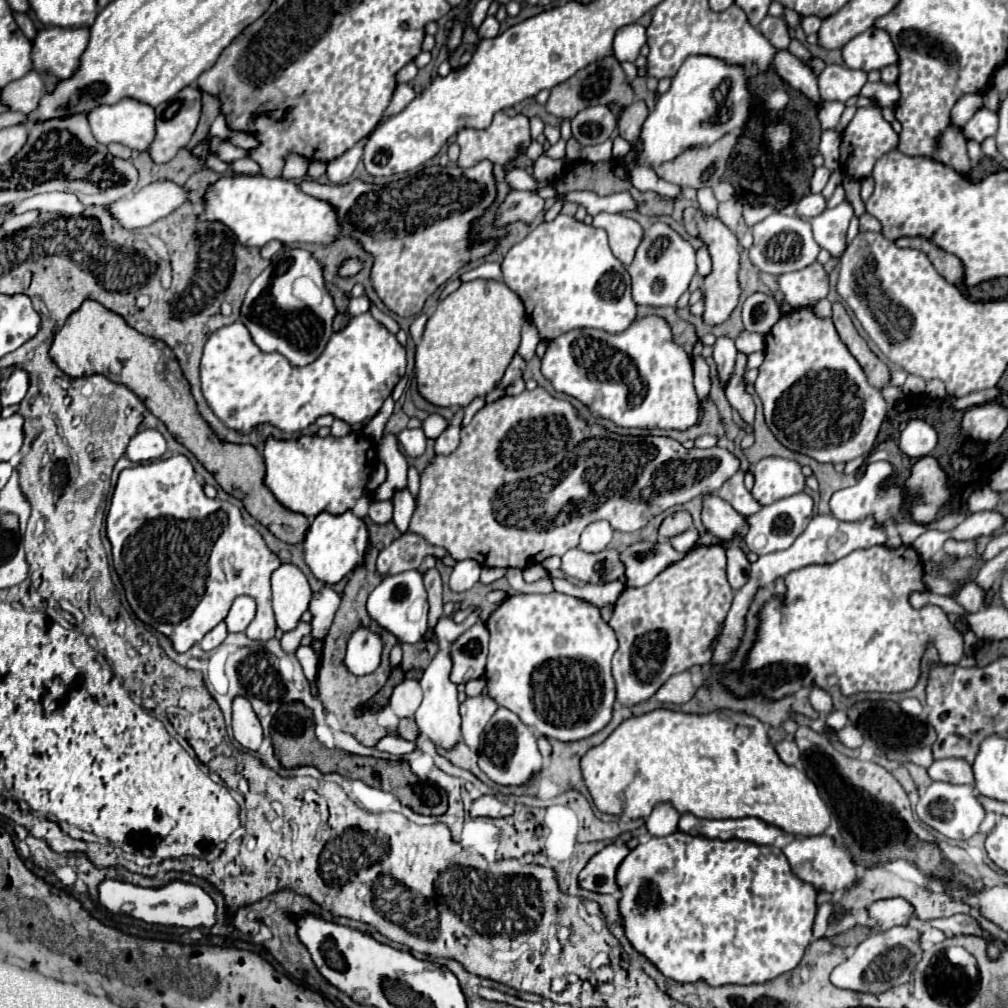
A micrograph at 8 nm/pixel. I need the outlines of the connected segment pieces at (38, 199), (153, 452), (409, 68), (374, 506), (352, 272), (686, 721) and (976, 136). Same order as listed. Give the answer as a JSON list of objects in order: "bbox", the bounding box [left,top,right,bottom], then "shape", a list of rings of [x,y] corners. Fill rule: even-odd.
[{"bbox":[12,192,88,214],"shape":[[[52,192],[52,194],[36,194],[12,208],[12,214],[22,214],[26,210],[40,210],[40,212],[52,212],[52,214],[82,214],[88,206],[78,200],[76,194],[70,192]]]},{"bbox":[126,430,166,464],"shape":[[[142,430],[138,432],[126,450],[128,460],[140,464],[140,462],[152,462],[162,458],[166,452],[166,440],[158,430]]]},{"bbox":[396,62,418,84],"shape":[[[410,62],[410,64],[406,64],[406,66],[396,74],[396,84],[410,82],[412,78],[416,78],[416,74],[418,74],[418,68],[416,68],[414,62]]]},{"bbox":[368,500,393,524],"shape":[[[390,500],[370,502],[370,508],[368,508],[368,518],[374,522],[374,524],[386,524],[390,521],[390,516],[393,513],[393,505]]]},{"bbox":[338,258,364,278],"shape":[[[346,258],[340,262],[340,268],[338,268],[338,276],[340,278],[352,278],[356,276],[358,272],[362,272],[364,264],[360,258]]]},{"bbox":[580,710,832,838],"shape":[[[652,710],[648,714],[642,716],[634,716],[624,720],[602,744],[590,748],[586,752],[586,756],[580,762],[582,766],[582,774],[586,780],[586,788],[596,804],[596,808],[600,812],[606,814],[614,814],[614,816],[628,816],[630,820],[646,820],[650,816],[650,812],[654,810],[656,804],[662,802],[670,802],[678,814],[694,814],[696,818],[762,818],[762,822],[778,826],[782,832],[792,834],[792,836],[802,836],[802,838],[810,838],[810,836],[822,836],[826,832],[826,828],[830,826],[832,820],[832,810],[828,808],[828,804],[820,798],[816,784],[806,776],[804,770],[800,770],[798,766],[788,766],[780,760],[780,756],[776,754],[774,746],[768,740],[768,726],[762,724],[756,718],[750,718],[746,714],[738,714],[738,712],[730,712],[730,710],[720,710],[720,712],[712,712],[712,714],[704,714],[704,716],[696,716],[696,714],[682,714],[682,712],[670,712],[670,710]]]},{"bbox":[962,108,998,144],"shape":[[[980,108],[962,128],[966,140],[974,140],[982,144],[986,138],[994,136],[998,130],[998,116],[986,108]]]}]

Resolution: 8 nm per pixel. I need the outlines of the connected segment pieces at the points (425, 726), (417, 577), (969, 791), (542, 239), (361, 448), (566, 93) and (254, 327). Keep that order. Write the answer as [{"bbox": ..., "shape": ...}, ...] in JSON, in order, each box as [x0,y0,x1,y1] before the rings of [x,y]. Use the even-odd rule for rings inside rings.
[{"bbox":[416,646,460,748],"shape":[[[442,646],[430,666],[424,670],[424,676],[420,680],[424,700],[420,708],[416,710],[416,724],[420,728],[420,734],[436,742],[440,748],[452,748],[460,740],[460,714],[458,714],[458,692],[456,684],[450,682],[450,672],[452,672],[452,662],[450,662],[450,646]]]},{"bbox":[368,570,428,642],"shape":[[[408,570],[402,574],[394,574],[390,578],[384,578],[370,594],[368,598],[368,614],[388,632],[392,632],[400,642],[418,642],[426,636],[428,628],[428,596],[426,588],[422,584],[422,574],[418,570]]]},{"bbox":[916,782,986,840],"shape":[[[932,782],[930,788],[924,792],[924,796],[920,796],[920,800],[916,804],[916,814],[920,816],[920,820],[924,824],[938,830],[946,838],[968,840],[970,836],[974,836],[978,832],[978,826],[984,820],[986,810],[978,802],[974,786],[970,786],[970,784],[956,786],[956,784],[948,784],[948,782]]]},{"bbox":[502,214,636,342],"shape":[[[558,214],[552,222],[536,226],[522,242],[514,244],[502,260],[504,284],[524,302],[526,314],[540,332],[542,342],[552,342],[564,332],[576,328],[598,328],[610,334],[622,332],[636,318],[636,304],[630,294],[630,274],[622,262],[610,252],[604,230],[578,222],[574,216]]]},{"bbox":[262,432,378,518],"shape":[[[350,432],[344,438],[302,436],[300,440],[288,442],[268,438],[262,454],[266,462],[264,482],[270,492],[282,506],[308,518],[316,518],[322,512],[344,514],[352,510],[356,500],[364,496],[370,466],[378,458],[374,440],[358,432]]]},{"bbox":[546,56,634,120],"shape":[[[606,56],[606,58],[598,60],[598,62],[582,68],[578,74],[574,74],[566,82],[554,86],[550,90],[550,98],[546,102],[546,110],[550,114],[554,114],[556,118],[570,120],[580,110],[584,110],[588,106],[598,106],[598,104],[614,102],[618,108],[626,108],[626,106],[630,106],[632,100],[634,100],[634,90],[632,90],[630,82],[626,80],[626,74],[624,74],[620,62],[614,56]]]},{"bbox":[240,248,336,366],"shape":[[[284,248],[248,288],[240,322],[246,324],[262,352],[280,352],[292,366],[306,366],[324,350],[332,334],[334,314],[336,308],[324,286],[322,268],[316,258],[304,248]]]}]

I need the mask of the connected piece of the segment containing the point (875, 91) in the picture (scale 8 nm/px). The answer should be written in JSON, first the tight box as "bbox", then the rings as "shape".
{"bbox":[860,82,900,108],"shape":[[[866,82],[860,96],[870,98],[880,108],[894,108],[900,98],[898,84],[886,84],[886,82]]]}

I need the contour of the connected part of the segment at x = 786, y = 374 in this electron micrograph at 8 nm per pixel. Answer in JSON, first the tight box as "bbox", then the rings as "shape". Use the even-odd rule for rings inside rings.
{"bbox":[754,308,888,464],"shape":[[[798,308],[792,316],[782,316],[766,334],[766,358],[758,370],[754,388],[764,404],[766,424],[776,440],[794,452],[828,464],[850,462],[870,454],[888,412],[882,392],[868,384],[864,370],[838,338],[832,320],[818,318],[812,308]]]}

